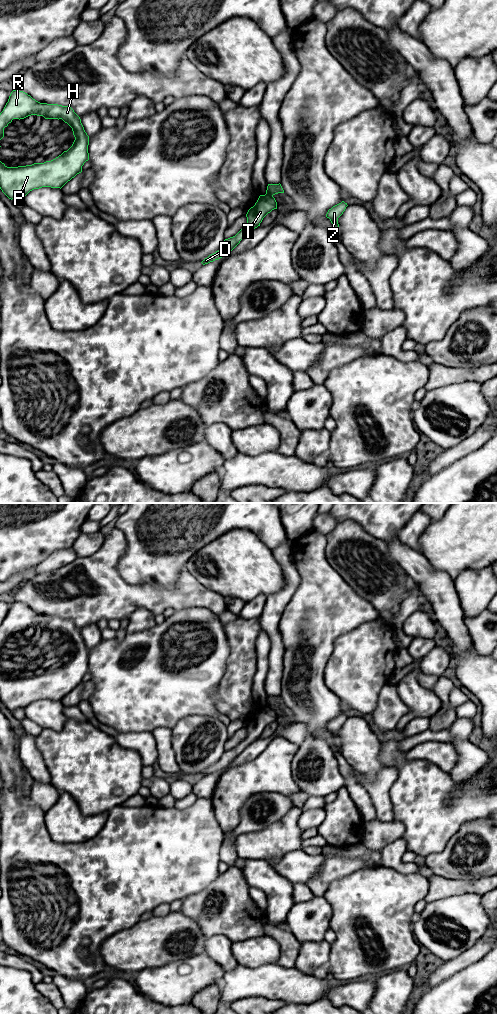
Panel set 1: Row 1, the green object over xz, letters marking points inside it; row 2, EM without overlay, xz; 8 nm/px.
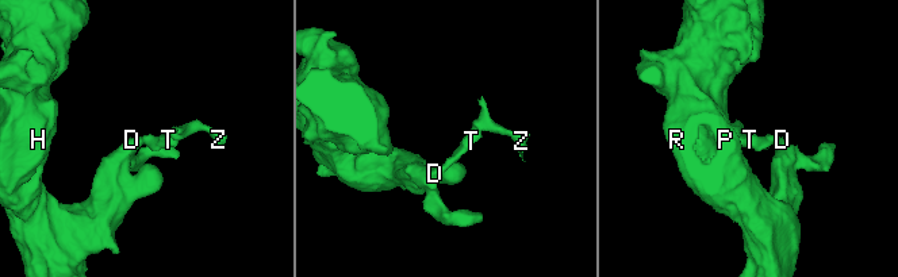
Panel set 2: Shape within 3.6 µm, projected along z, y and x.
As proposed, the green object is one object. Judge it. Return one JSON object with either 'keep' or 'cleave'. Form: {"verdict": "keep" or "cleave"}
{"verdict": "cleave"}

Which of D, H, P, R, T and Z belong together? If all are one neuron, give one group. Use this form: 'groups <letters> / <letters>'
groups D H P R T / Z

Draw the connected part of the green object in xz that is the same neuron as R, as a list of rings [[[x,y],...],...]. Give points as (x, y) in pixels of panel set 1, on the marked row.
[[[19,90],[11,92],[0,113],[0,140],[4,137],[4,128],[13,119],[20,120],[31,115],[62,119],[72,128],[75,140],[67,151],[44,163],[7,167],[0,161],[0,189],[11,200],[18,196],[25,197],[30,191],[42,187],[61,189],[82,172],[82,166],[89,160],[89,136],[74,110],[68,106],[40,103]]]

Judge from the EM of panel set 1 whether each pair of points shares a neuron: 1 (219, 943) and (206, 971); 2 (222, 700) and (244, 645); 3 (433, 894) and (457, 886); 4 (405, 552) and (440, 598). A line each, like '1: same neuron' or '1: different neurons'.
1: different neurons
2: same neuron
3: same neuron
4: same neuron

